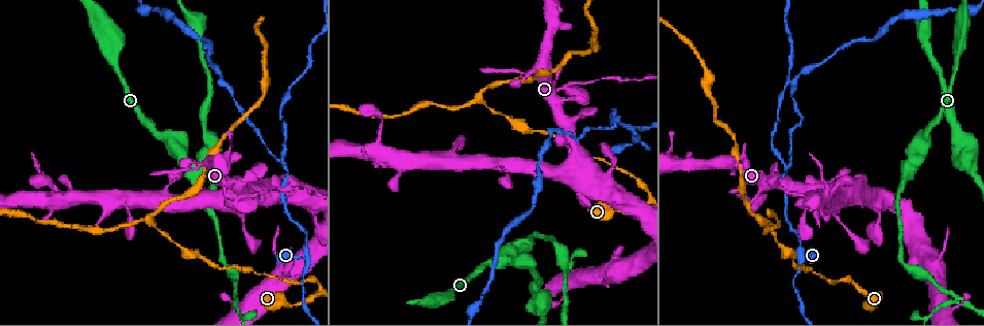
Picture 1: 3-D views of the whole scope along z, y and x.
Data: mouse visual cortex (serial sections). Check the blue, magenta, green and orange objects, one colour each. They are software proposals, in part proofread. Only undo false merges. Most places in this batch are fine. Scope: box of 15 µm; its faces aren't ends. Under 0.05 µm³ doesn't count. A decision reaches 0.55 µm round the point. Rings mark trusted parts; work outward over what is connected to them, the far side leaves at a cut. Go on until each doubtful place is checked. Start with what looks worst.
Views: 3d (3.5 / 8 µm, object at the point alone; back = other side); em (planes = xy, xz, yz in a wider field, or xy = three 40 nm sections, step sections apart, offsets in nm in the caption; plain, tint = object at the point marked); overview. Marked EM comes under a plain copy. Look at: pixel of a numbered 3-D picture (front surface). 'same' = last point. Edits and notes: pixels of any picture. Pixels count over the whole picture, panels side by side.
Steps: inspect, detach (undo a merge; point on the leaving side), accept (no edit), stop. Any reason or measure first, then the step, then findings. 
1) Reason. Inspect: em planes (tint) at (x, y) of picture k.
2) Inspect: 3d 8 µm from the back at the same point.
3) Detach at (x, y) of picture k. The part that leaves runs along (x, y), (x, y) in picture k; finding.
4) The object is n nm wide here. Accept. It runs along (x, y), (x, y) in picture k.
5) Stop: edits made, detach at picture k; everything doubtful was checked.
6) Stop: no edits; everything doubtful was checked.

Three-way junction. Inspect: 3d 3.5 µm from the back at (146, 221) of picture 1.

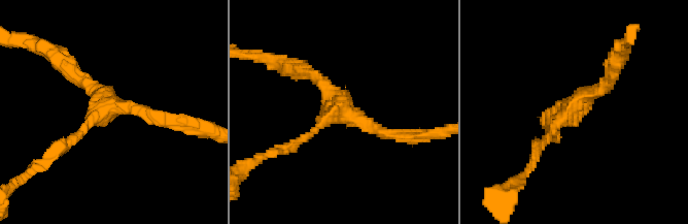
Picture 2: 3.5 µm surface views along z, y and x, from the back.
3 arms meet here; the arms are 150, 200, 200 nm wide; now the EM. Inspect: em xy step 2 (tint) at (109, 107) of picture 2.

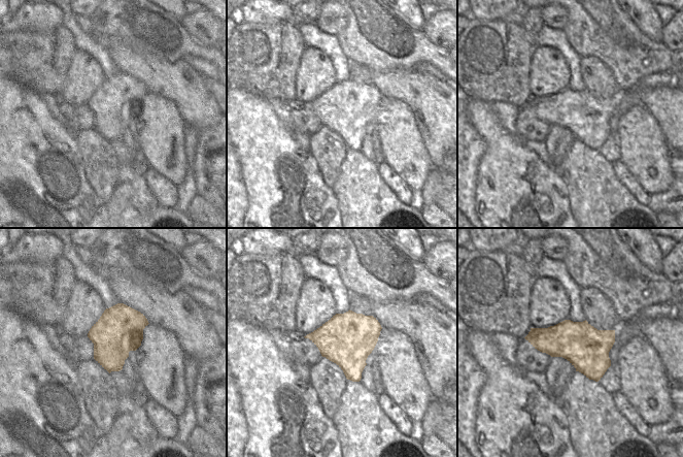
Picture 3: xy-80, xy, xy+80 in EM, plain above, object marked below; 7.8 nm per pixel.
Accept. It runs along (538, 148), (611, 71) in picture 2; all the same cell.

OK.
Calibre changes. Inspect: em xy step 3 (tint) at (309, 260) of picture 1.

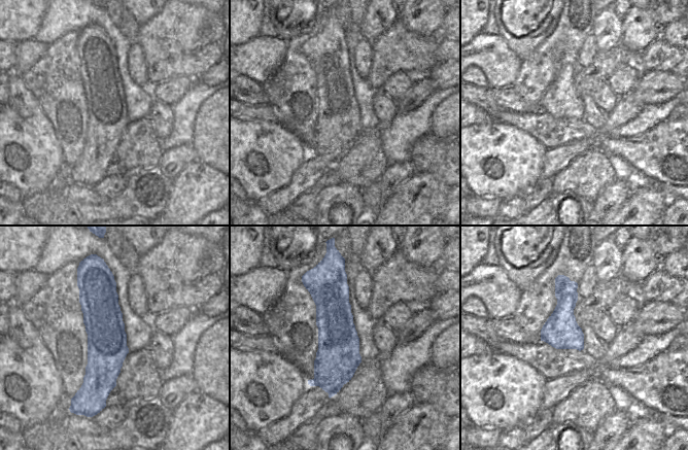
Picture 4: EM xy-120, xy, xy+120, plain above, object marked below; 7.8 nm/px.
See where the arms go. Inspect: 3d 3.5 µm at the same point.

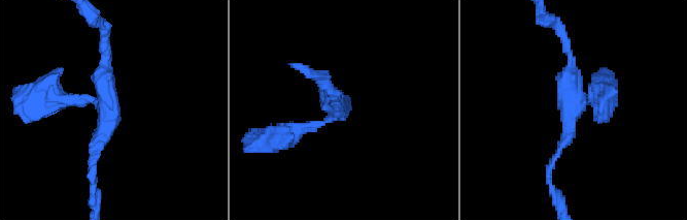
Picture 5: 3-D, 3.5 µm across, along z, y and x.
The object is 340 nm wide here. Accept. It runs along (104, 275), (100, 406) in picture 4; one cell here.

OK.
Three-way junction. Inspect: 3d 3.5 µm at (616, 125) of picture 1.

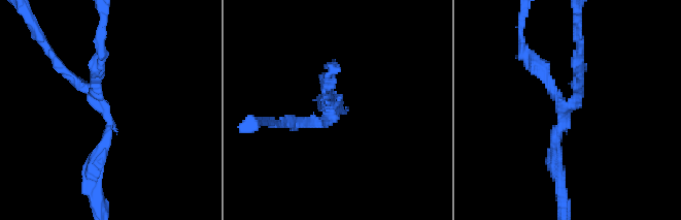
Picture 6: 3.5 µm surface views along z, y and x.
Need the tissue. Inspect: em planes (tint) at (333, 111) of picture 6.

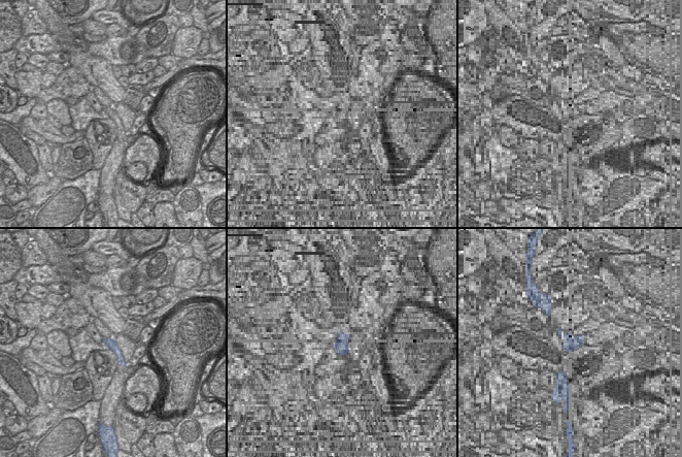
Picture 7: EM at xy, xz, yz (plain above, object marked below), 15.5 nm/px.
Detach at (69, 74) of picture 6. Two cells meet here.

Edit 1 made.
Inspect: overview.

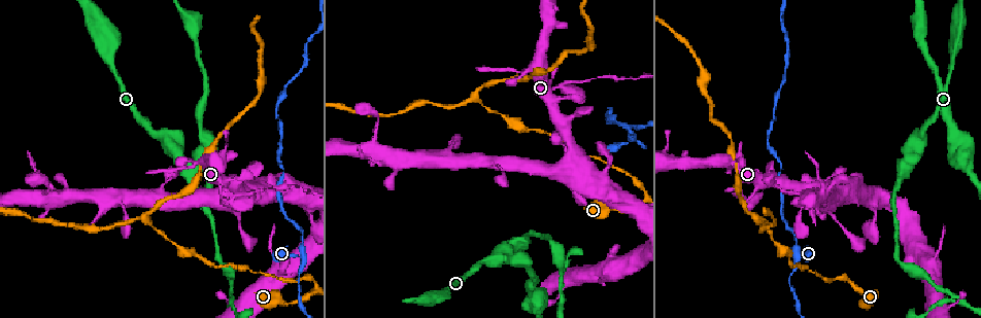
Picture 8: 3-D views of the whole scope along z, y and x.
Two arms in line, one across. Inspect: 3d 8 µm from the back at (953, 295) of picture 8.

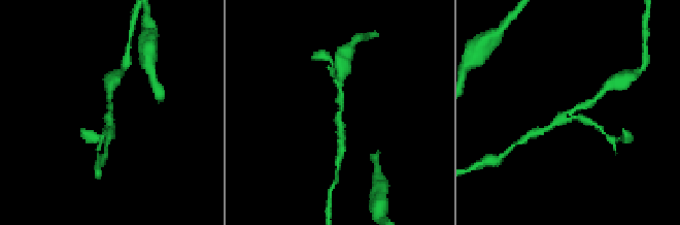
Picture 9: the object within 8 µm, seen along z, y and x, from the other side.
3 arms meet here; the arms are 200, 250, 250 nm wide. Inspect: em xy step 2 (tint) at (569, 110) of picture 9.

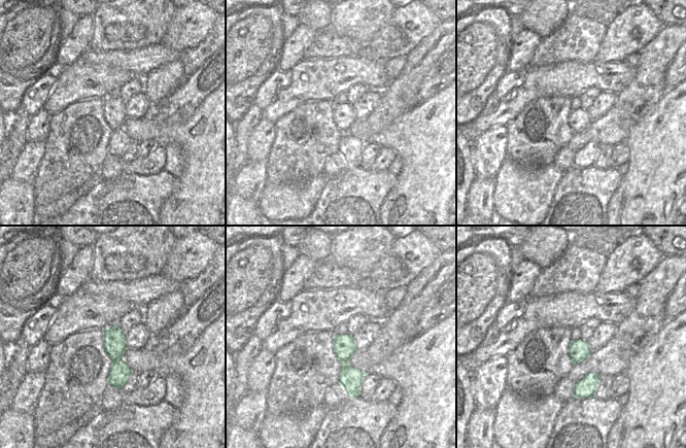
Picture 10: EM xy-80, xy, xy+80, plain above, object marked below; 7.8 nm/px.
Accept. It runs along (108, 98), (110, 122), (107, 124) in picture 9; all the same cell.

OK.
Narrows sharply. Inspect: 3d 3.5 µm at (558, 85) of picture 8.

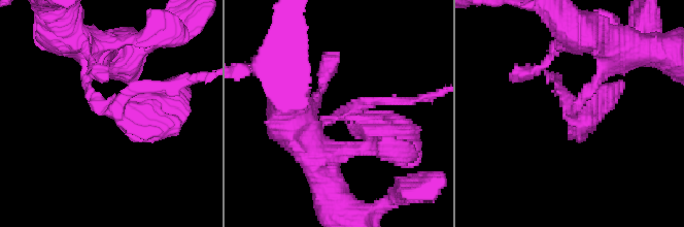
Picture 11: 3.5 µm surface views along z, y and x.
Inspect: em xy step 1 (tint) at (342, 115) of picture 11.

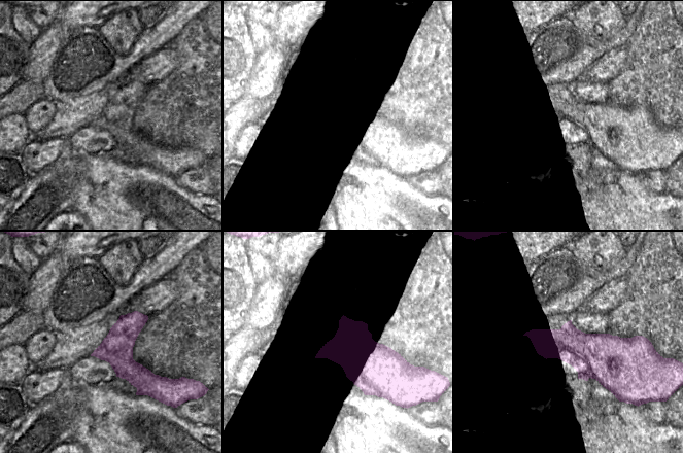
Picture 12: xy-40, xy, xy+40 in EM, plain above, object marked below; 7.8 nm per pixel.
Inspect: em planes (tint) at the same point.

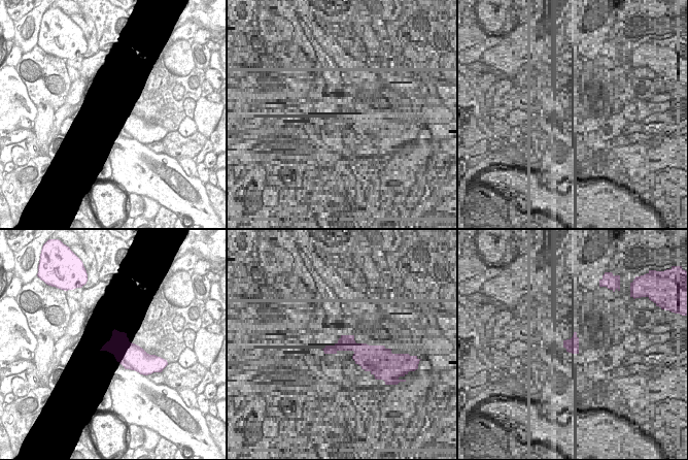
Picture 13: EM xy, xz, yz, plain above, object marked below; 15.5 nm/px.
The arms are 150, 200, 450 nm wide. Detach at (401, 101) of picture 11. The part that leaves runs along (365, 103), (415, 101), (438, 93) in picture 11; two cells meet here.

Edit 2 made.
Stop: edits made, detach at picture 6, detach at picture 11; everything doubtful was checked.

